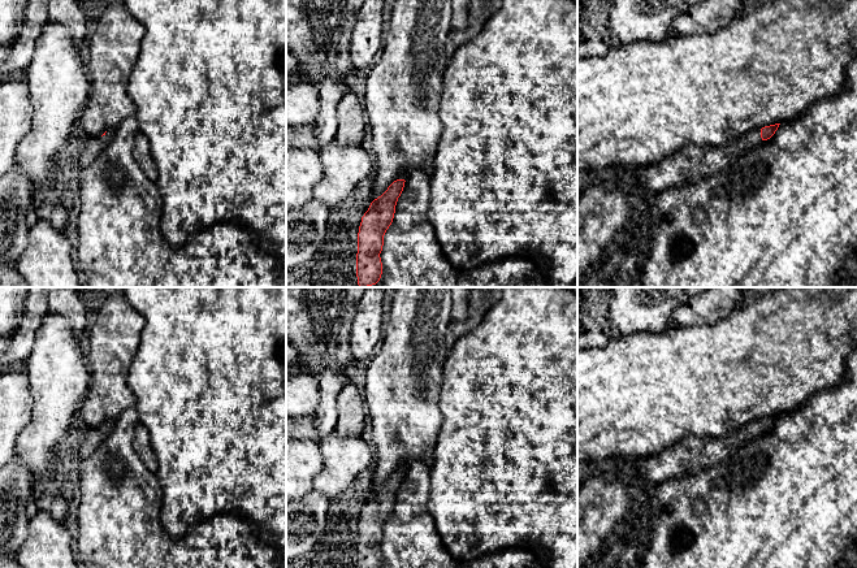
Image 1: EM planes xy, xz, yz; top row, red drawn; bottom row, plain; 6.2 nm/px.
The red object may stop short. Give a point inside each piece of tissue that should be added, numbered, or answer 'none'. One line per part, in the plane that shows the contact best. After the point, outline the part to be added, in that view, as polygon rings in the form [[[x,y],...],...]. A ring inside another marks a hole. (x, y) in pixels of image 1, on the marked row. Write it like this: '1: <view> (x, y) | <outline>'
1: yz (691, 164) | [[[753,130],[719,148],[689,144],[671,156],[639,168],[640,186],[649,194],[697,183],[720,172],[762,142],[761,130]]]

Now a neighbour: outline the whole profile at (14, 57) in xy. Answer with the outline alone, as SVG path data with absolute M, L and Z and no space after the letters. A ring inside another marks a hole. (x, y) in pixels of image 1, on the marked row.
M26 1L25 29L13 43L7 47L0 45L0 74L9 75L25 70L31 62L35 43L48 21L48 1Z

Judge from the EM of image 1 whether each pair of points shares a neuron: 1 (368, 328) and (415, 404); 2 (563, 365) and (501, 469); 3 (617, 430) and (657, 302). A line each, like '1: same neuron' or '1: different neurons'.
1: different neurons
2: same neuron
3: different neurons

